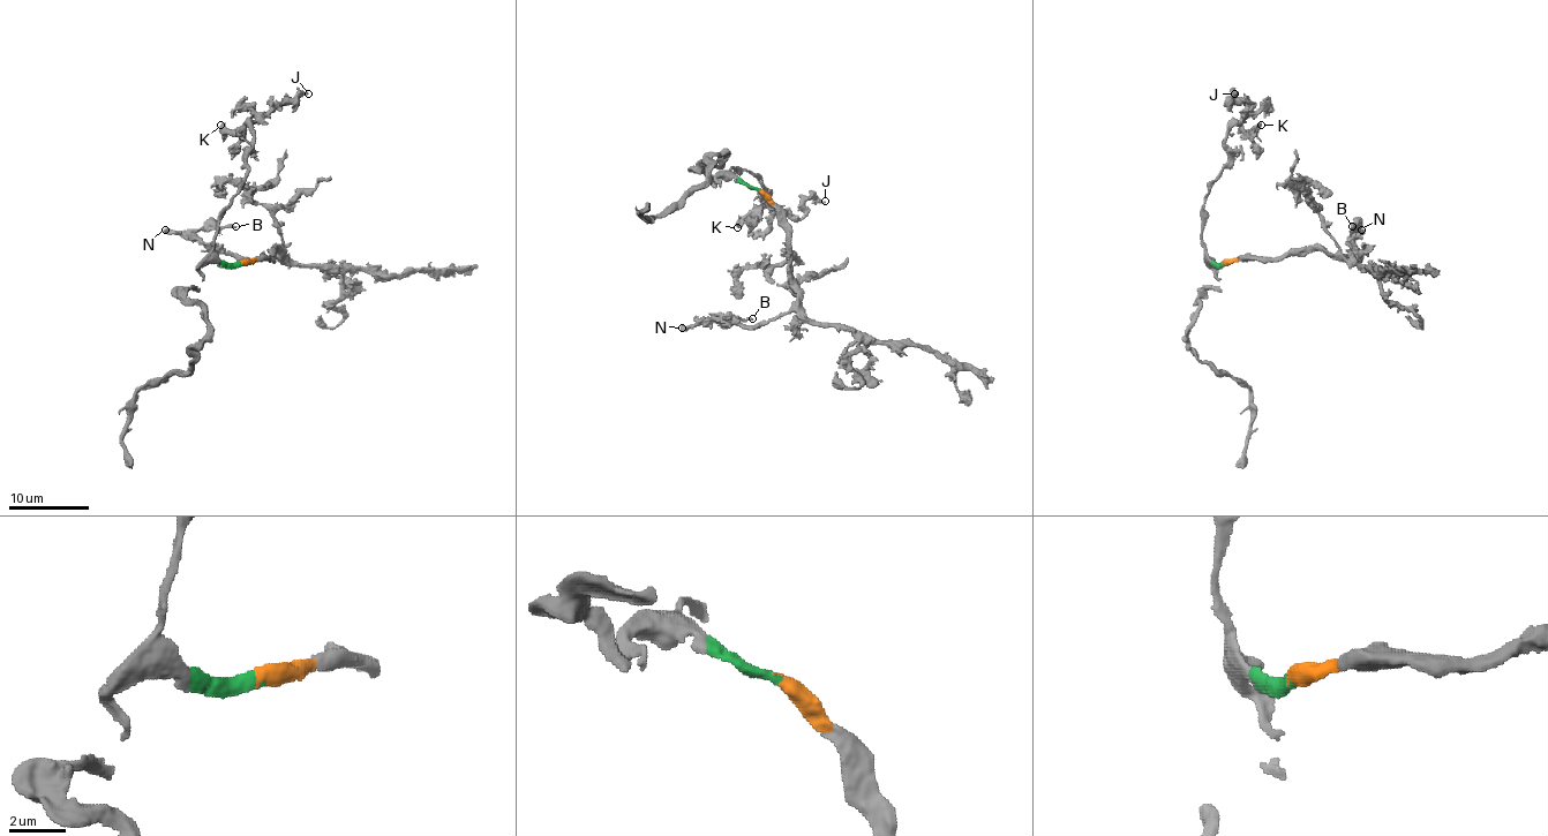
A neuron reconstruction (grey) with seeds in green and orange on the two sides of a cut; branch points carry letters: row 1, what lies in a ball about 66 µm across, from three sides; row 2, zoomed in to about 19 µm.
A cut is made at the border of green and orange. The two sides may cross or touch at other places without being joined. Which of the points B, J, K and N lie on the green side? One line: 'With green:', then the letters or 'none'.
With green: J, K

